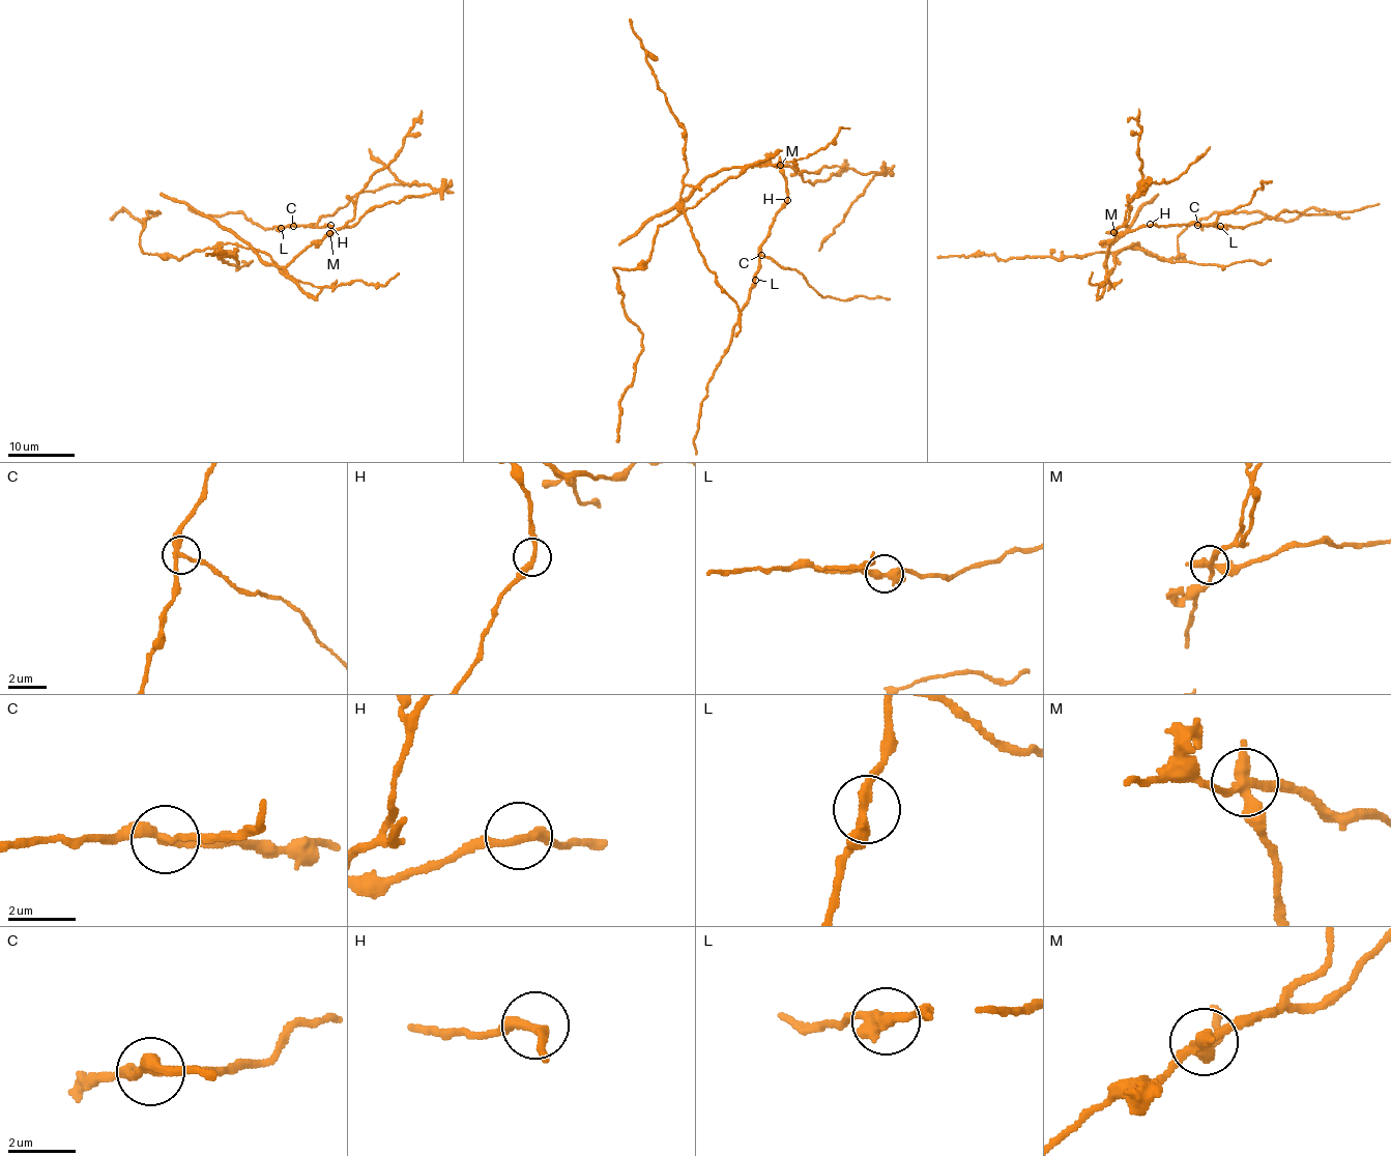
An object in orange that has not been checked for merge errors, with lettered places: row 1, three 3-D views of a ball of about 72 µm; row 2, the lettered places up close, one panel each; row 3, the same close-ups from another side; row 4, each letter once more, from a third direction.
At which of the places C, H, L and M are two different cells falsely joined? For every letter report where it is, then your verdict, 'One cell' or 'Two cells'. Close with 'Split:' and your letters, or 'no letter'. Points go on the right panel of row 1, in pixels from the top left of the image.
C: Place: (1197, 225). Two cells
H: Place: (1150, 224). One cell
L: Place: (1220, 226). One cell
M: Place: (1113, 232). Two cells
Split: C, M

